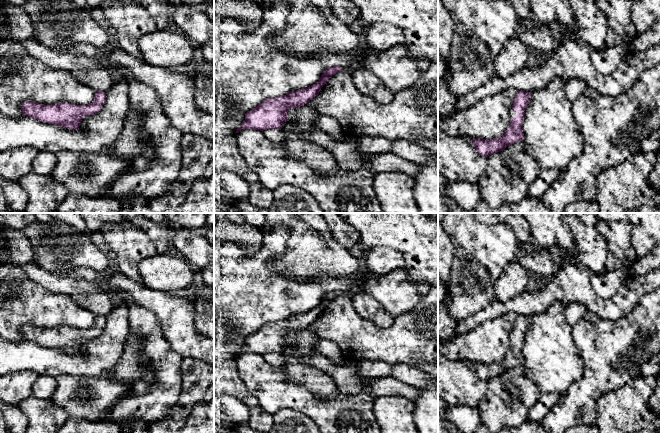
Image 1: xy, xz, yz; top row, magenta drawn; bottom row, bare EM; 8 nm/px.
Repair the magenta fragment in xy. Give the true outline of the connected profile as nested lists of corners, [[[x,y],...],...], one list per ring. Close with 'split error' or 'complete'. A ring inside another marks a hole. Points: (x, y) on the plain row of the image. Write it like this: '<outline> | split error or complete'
[[[97,315],[94,325],[89,329],[70,327],[43,329],[36,326],[25,326],[22,328],[22,335],[27,341],[63,352],[78,354],[82,343],[97,338],[102,333],[105,324],[106,317]]] | complete

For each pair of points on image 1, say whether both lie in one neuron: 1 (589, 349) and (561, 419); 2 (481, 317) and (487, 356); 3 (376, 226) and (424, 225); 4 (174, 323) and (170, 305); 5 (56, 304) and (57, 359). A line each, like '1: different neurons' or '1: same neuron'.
1: same neuron
2: different neurons
3: same neuron
4: same neuron
5: different neurons

